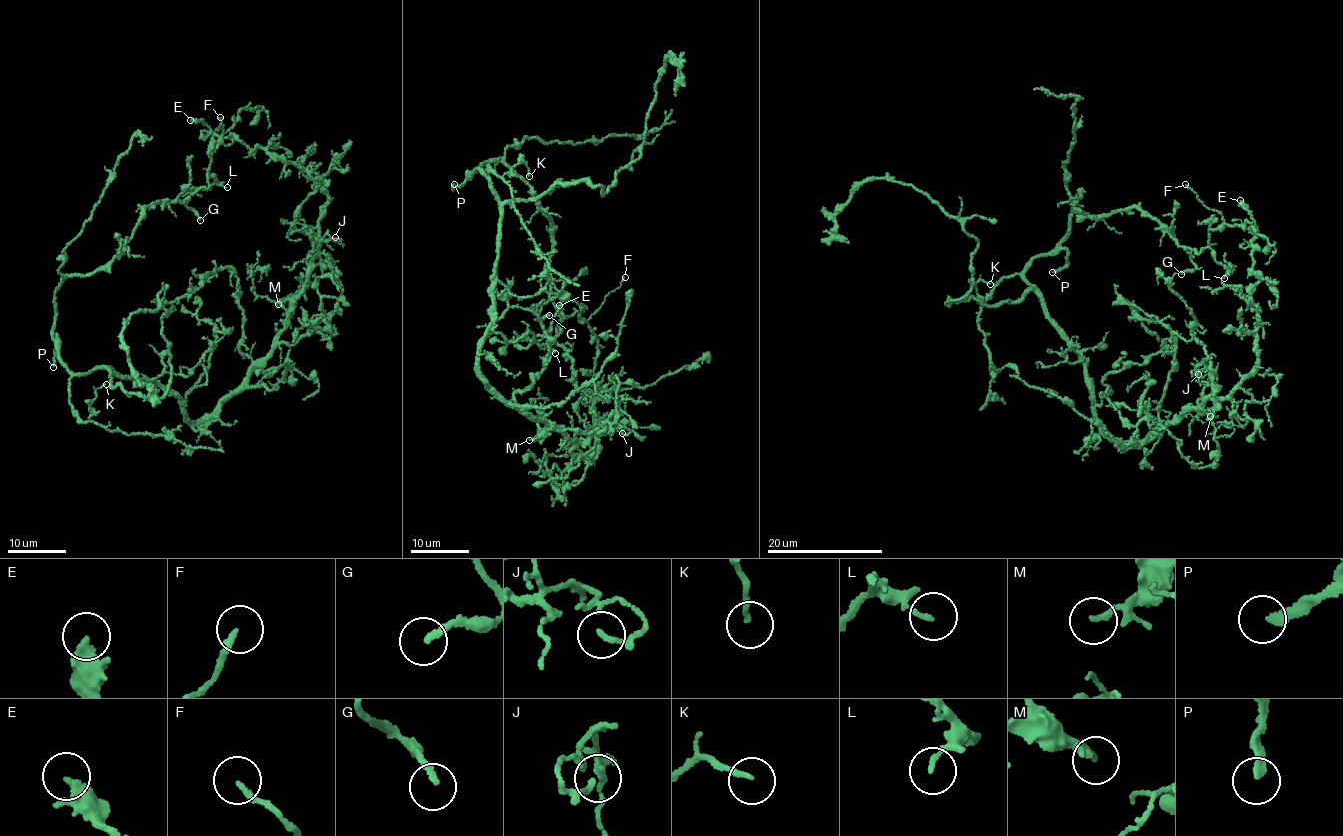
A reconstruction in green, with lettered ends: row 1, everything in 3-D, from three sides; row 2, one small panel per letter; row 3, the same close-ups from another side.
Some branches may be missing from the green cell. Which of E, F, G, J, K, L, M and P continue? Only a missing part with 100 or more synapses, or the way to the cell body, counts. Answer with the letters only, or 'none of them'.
P

